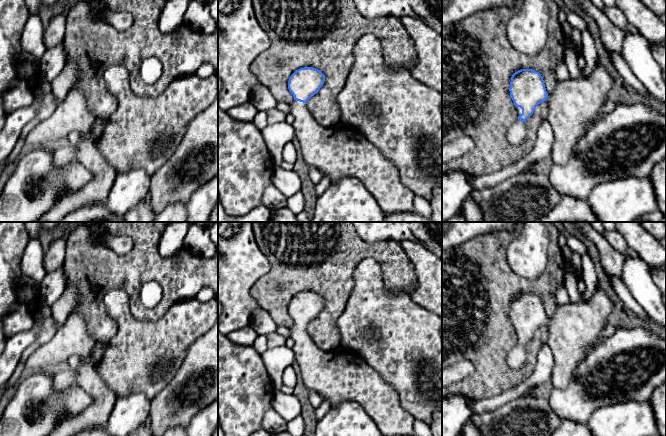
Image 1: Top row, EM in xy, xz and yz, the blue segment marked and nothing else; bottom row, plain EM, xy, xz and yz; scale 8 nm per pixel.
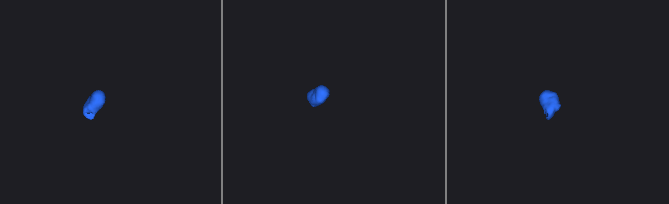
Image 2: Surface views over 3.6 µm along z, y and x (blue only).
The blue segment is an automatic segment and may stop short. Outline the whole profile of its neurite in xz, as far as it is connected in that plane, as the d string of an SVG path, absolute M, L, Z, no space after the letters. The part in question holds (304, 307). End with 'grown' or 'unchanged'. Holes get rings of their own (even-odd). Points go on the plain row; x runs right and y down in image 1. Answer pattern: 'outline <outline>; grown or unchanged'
outline M305 291L296 294L288 305L288 313L294 321L294 325L289 328L289 337L294 341L291 348L295 355L295 363L300 367L301 377L306 388L320 394L323 400L328 400L331 403L331 407L343 401L349 400L356 402L377 424L384 436L414 435L415 418L401 406L396 390L385 382L377 371L370 367L359 355L350 351L342 352L338 349L322 350L310 337L306 327L312 320L318 317L324 305L325 299L320 294L313 291Z; grown

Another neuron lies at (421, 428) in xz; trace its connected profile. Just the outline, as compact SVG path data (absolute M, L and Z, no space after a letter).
M414 420L414 435L415 436L432 436L431 427L428 423L422 420Z

